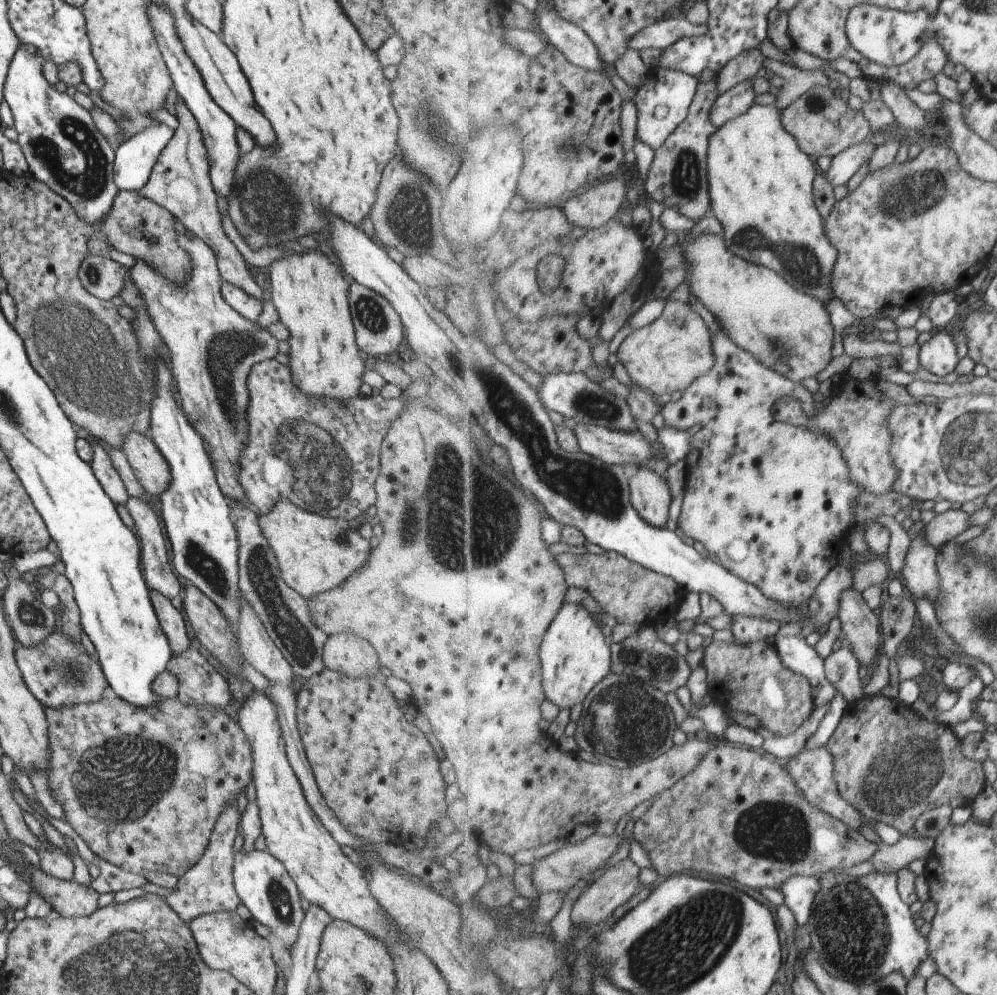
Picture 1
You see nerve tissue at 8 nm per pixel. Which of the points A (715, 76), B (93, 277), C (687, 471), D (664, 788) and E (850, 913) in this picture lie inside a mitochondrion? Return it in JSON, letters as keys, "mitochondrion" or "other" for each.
{"A":"other","B":"mitochondrion","C":"other","D":"other","E":"mitochondrion"}

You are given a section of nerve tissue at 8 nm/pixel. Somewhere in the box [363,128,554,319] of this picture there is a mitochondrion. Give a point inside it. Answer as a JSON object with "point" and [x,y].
{"point":[404,217]}

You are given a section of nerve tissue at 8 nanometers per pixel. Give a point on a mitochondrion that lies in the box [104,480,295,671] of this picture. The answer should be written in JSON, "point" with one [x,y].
{"point":[201,562]}

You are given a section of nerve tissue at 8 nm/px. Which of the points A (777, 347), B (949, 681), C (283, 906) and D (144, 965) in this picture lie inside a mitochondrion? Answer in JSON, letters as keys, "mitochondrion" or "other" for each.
{"A":"mitochondrion","B":"other","C":"mitochondrion","D":"mitochondrion"}

